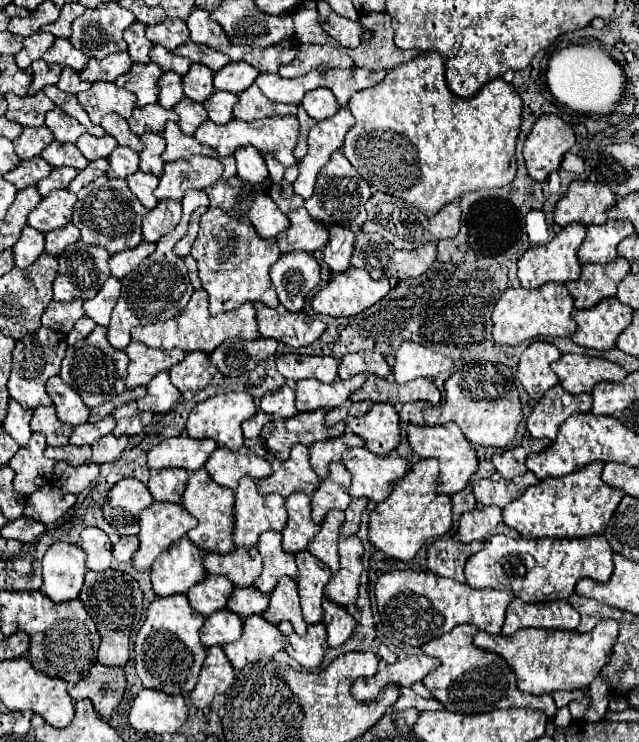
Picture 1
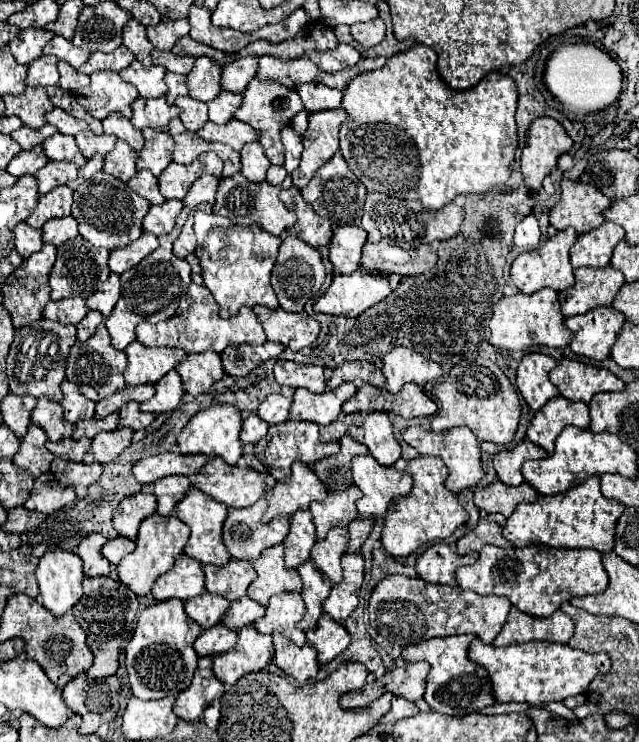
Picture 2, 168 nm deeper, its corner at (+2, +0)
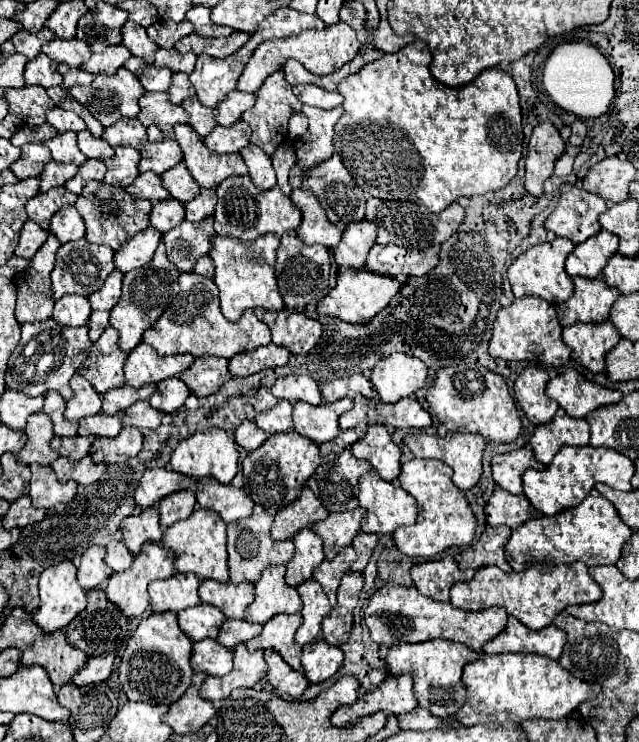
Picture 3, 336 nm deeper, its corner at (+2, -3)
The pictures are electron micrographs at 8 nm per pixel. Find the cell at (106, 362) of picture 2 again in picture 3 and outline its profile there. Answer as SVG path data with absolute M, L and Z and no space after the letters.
M106 327L84 361L80 375L86 377L100 395L104 395L108 389L122 387L126 383L122 373L126 357L128 353L118 349L118 331L114 327Z

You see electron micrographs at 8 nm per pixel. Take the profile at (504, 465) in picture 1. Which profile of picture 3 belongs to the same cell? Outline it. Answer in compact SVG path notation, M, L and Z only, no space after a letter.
M526 447L492 457L492 477L494 477L494 481L502 489L506 489L508 493L514 493L514 495L522 493L522 475L530 467L538 469L540 463L534 459L532 449L526 449Z

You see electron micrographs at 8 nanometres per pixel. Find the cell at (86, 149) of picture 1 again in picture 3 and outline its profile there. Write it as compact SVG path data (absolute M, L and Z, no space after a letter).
M90 131L78 133L78 147L80 147L80 151L88 159L100 159L100 161L104 161L104 159L114 157L114 149L104 139L94 139L90 135Z

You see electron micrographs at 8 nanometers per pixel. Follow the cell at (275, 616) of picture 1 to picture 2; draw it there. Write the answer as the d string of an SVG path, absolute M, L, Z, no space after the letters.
M282 592L278 596L272 596L266 608L266 614L254 624L258 632L272 634L274 630L278 630L296 646L302 646L306 642L306 634L296 628L296 624L304 616L304 600L300 592Z

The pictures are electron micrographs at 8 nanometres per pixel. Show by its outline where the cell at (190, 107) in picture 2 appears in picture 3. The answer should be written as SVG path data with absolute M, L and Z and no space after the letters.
M188 97L188 99L182 103L182 107L184 107L186 113L190 115L190 127L192 127L198 135L206 137L206 135L214 129L214 125L216 125L216 113L218 113L216 109L202 105L196 97Z

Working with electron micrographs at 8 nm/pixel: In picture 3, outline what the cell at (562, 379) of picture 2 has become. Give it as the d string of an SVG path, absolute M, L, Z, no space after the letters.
M568 369L562 375L550 379L546 385L546 395L576 419L584 419L590 411L602 405L618 403L622 399L620 391L598 387L582 379L574 369Z

